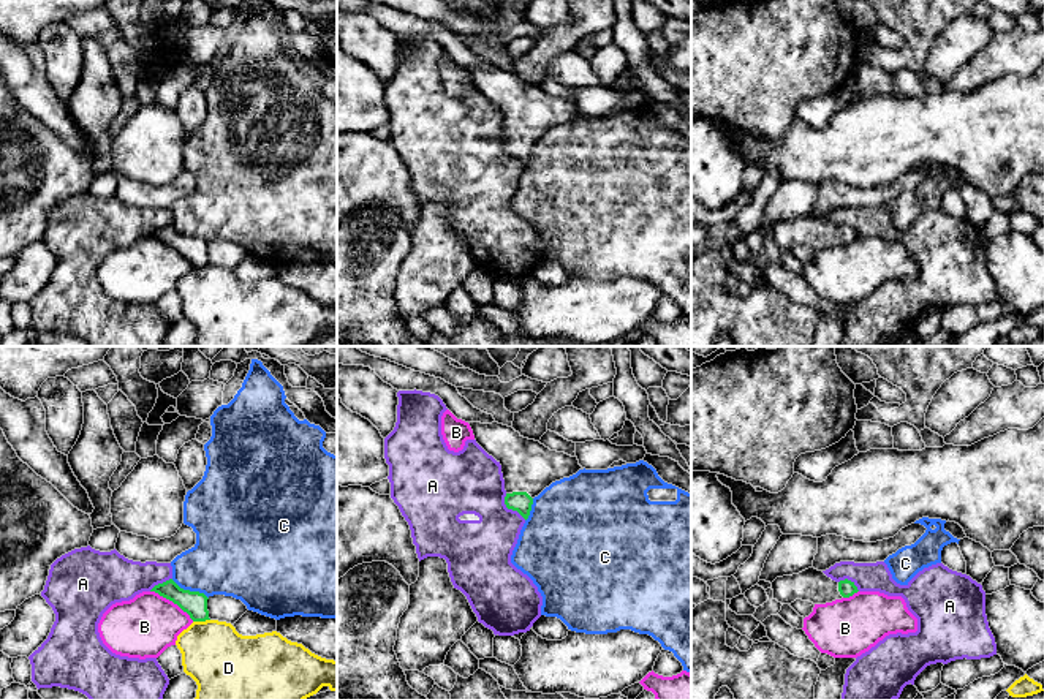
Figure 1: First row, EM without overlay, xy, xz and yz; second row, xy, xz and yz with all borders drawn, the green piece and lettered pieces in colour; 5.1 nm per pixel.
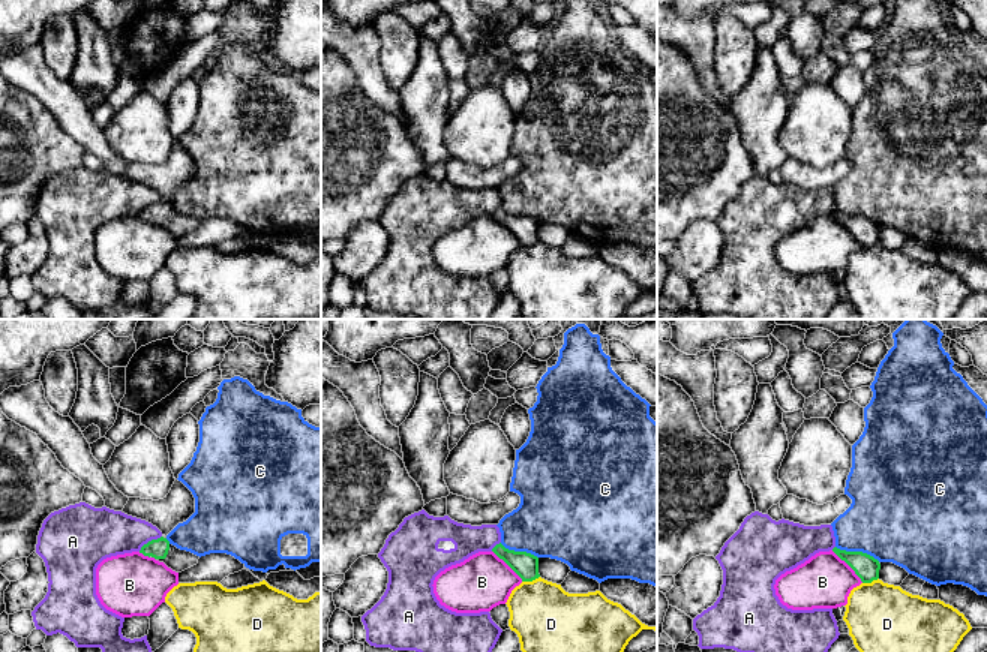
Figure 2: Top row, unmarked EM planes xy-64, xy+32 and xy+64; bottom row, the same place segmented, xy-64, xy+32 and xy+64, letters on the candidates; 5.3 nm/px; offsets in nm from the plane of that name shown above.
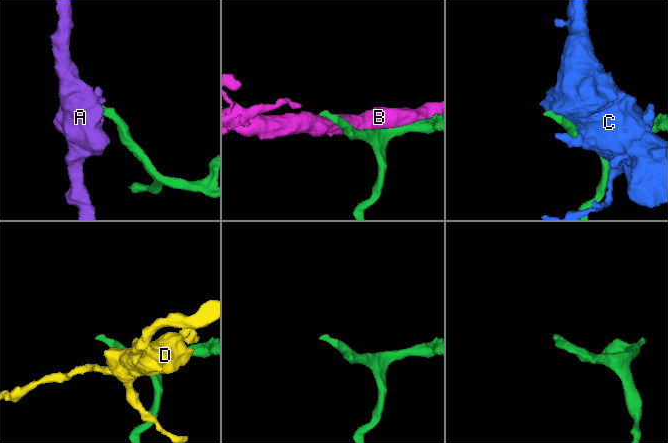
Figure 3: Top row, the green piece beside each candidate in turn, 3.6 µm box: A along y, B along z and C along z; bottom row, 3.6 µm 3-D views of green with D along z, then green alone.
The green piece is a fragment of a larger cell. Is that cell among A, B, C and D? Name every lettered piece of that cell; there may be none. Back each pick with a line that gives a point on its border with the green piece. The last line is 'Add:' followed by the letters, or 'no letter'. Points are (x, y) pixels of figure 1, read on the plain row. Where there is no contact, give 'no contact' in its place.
Add: no letter

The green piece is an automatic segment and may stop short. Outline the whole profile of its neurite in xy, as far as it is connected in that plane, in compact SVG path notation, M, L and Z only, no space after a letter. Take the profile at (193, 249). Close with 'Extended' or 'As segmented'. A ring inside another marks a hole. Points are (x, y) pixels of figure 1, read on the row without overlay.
M172 225L155 231L150 237L177 250L193 267L210 266L207 256L209 244L204 239L183 236Z. As segmented

